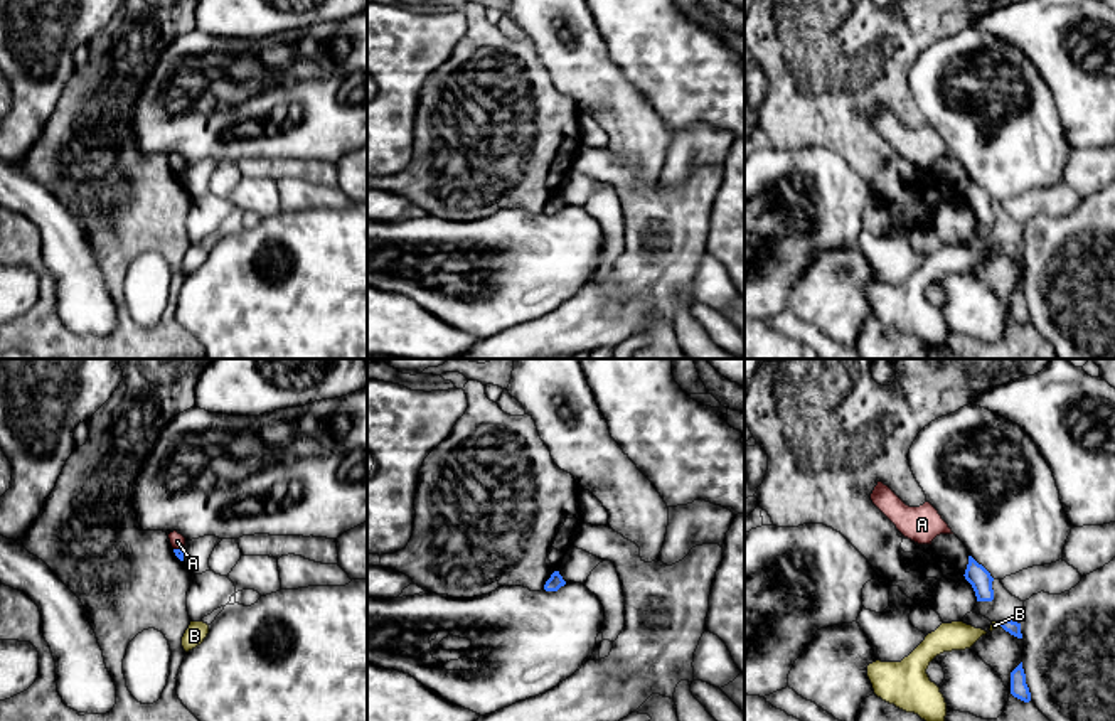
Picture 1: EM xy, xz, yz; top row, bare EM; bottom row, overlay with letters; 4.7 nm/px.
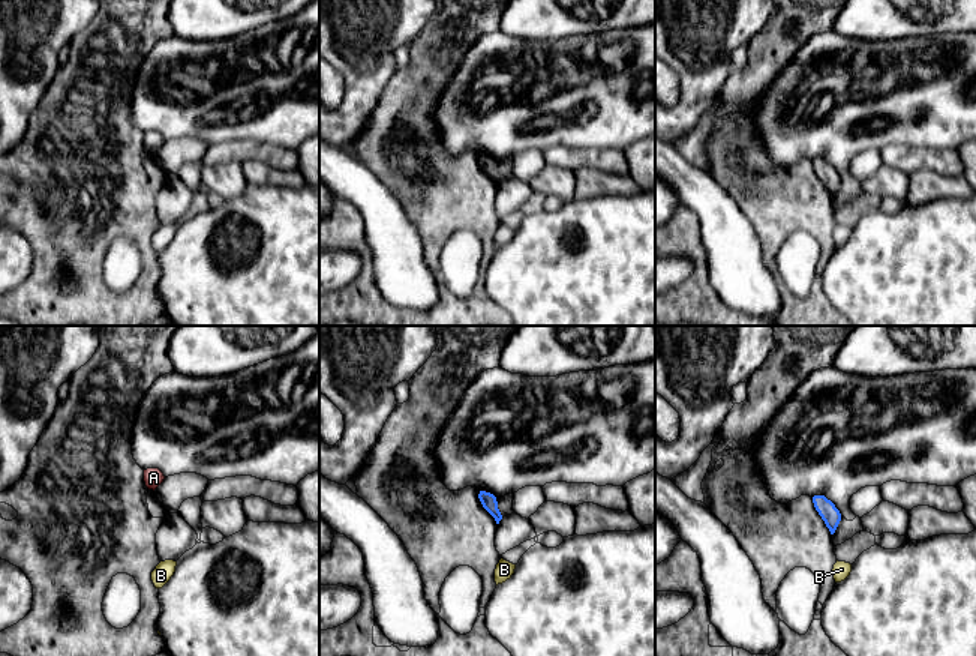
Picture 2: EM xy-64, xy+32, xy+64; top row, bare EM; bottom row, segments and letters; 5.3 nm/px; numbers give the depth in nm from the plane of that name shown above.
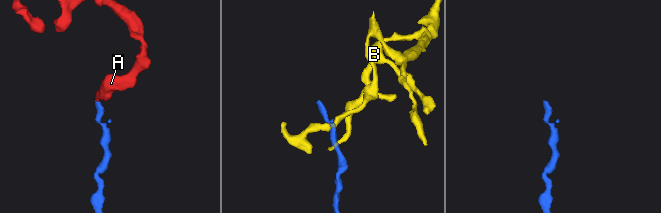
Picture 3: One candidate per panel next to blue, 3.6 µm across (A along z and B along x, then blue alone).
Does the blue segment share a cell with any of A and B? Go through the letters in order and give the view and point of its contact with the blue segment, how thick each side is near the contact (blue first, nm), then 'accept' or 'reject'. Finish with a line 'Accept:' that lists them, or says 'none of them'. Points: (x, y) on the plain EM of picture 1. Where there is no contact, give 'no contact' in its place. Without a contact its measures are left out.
A: contact xy (179, 172); calibres 50 and 70 nm; reject
B: contact yz (1001, 248); calibres 60 and 40 nm; reject
Accept: none of them

